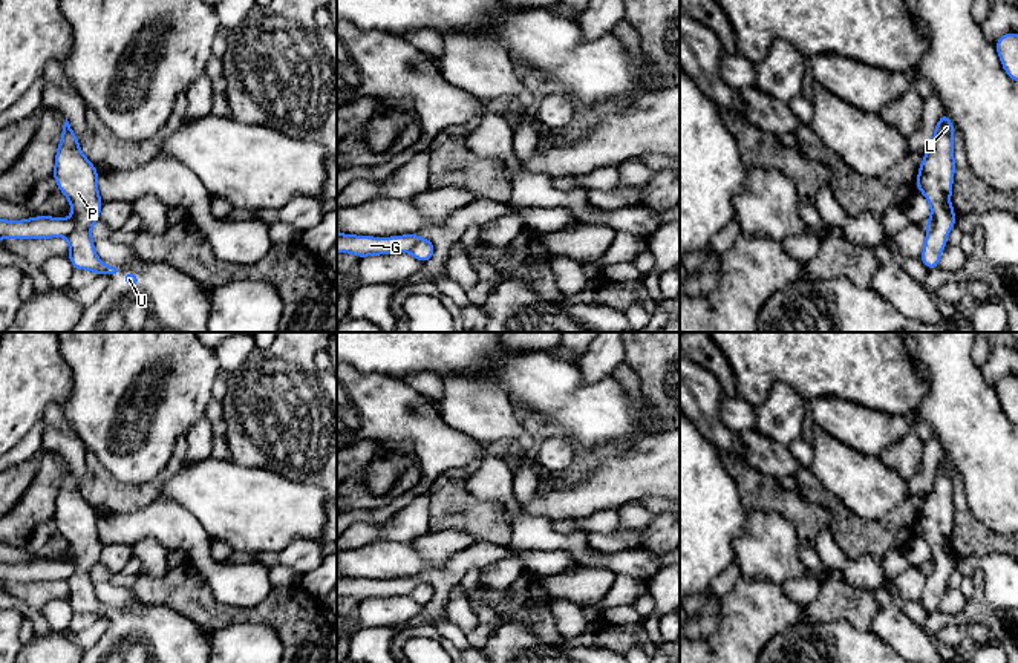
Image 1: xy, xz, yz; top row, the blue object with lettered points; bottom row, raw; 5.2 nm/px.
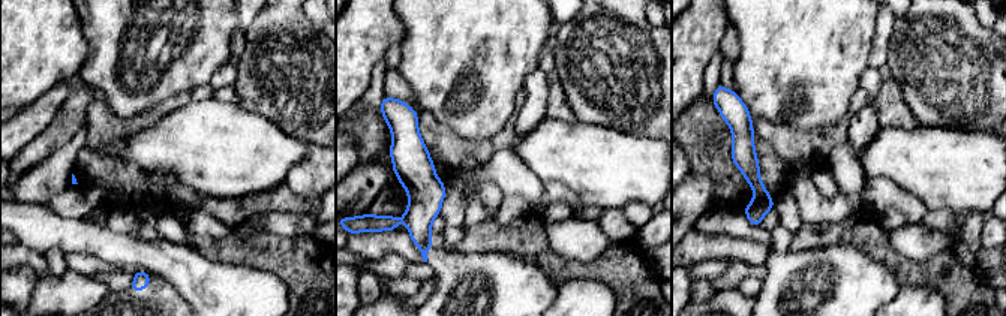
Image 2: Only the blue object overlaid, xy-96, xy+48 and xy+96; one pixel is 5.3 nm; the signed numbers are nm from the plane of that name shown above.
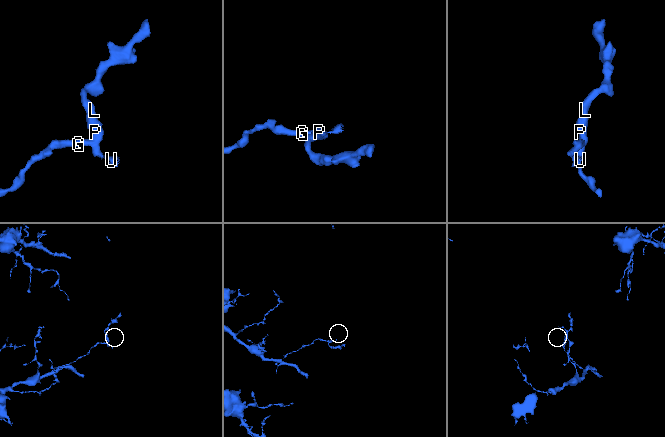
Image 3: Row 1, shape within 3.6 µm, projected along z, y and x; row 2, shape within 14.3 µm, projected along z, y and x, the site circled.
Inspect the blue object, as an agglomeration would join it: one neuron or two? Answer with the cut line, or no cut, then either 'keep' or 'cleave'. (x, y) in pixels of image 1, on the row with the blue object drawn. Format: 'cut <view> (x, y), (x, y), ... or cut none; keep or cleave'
cut xy (72, 219), (74, 230), (68, 238); cleave

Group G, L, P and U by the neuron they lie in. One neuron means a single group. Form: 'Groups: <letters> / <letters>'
Groups: G / L P U

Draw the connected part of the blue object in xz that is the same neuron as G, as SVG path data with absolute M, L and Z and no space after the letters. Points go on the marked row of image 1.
M337 233L337 251L351 253L358 257L393 254L400 251L410 251L419 239L421 237L418 234L369 237Z

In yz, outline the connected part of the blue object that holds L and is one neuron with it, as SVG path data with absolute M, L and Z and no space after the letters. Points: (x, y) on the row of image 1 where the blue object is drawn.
M943 113L937 122L931 149L923 155L917 175L917 185L931 204L932 230L926 234L922 251L922 262L932 271L938 268L940 254L945 250L946 237L955 225L955 211L949 202L955 171L954 124Z

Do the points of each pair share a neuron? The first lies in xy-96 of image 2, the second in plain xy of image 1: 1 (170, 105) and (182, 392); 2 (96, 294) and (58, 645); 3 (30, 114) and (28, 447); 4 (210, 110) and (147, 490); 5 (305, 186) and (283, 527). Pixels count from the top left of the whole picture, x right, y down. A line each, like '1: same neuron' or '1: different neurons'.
1: different neurons
2: same neuron
3: different neurons
4: different neurons
5: different neurons

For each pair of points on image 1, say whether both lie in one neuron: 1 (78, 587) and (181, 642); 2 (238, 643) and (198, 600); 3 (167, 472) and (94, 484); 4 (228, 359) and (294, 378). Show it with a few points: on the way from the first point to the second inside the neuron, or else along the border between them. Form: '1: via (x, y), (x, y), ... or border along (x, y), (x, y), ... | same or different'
1: via (101, 610), (129, 631), (144, 631), (155, 640) | same
2: border along (259, 623), (227, 623), (207, 631) | different
3: via (149, 490), (112, 492) | same
4: border along (256, 348), (231, 372) | different

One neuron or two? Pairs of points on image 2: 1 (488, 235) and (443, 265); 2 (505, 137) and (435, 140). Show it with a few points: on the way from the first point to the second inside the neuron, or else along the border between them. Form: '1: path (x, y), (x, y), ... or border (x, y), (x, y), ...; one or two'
1: border (455, 250), (495, 252); two
2: path (488, 146), (453, 147); one

